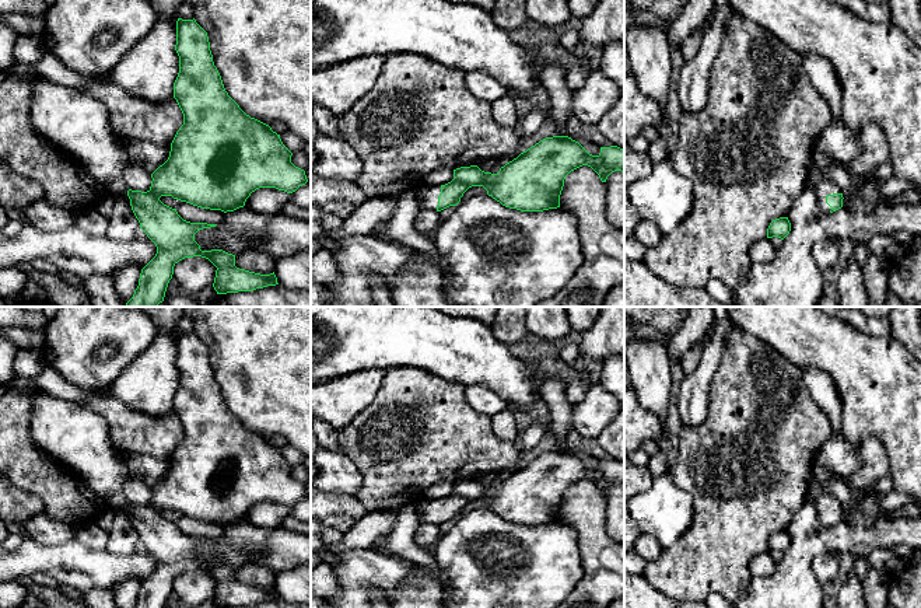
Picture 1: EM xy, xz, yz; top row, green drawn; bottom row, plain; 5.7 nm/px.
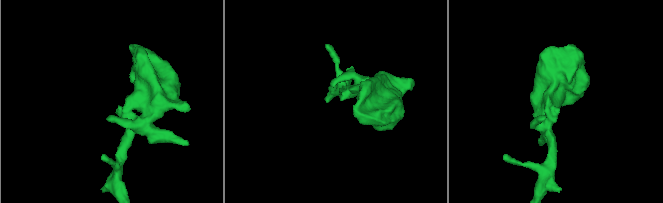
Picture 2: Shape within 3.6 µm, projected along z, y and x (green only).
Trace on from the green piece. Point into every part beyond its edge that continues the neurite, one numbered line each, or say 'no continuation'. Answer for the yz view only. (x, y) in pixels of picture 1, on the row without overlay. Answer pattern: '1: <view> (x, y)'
1: yz (826, 500)

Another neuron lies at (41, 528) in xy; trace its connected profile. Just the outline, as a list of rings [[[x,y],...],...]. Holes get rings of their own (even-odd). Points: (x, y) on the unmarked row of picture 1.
[[[38,513],[27,518],[21,527],[27,537],[42,545],[60,545],[76,538],[77,528],[63,524],[46,513]]]

